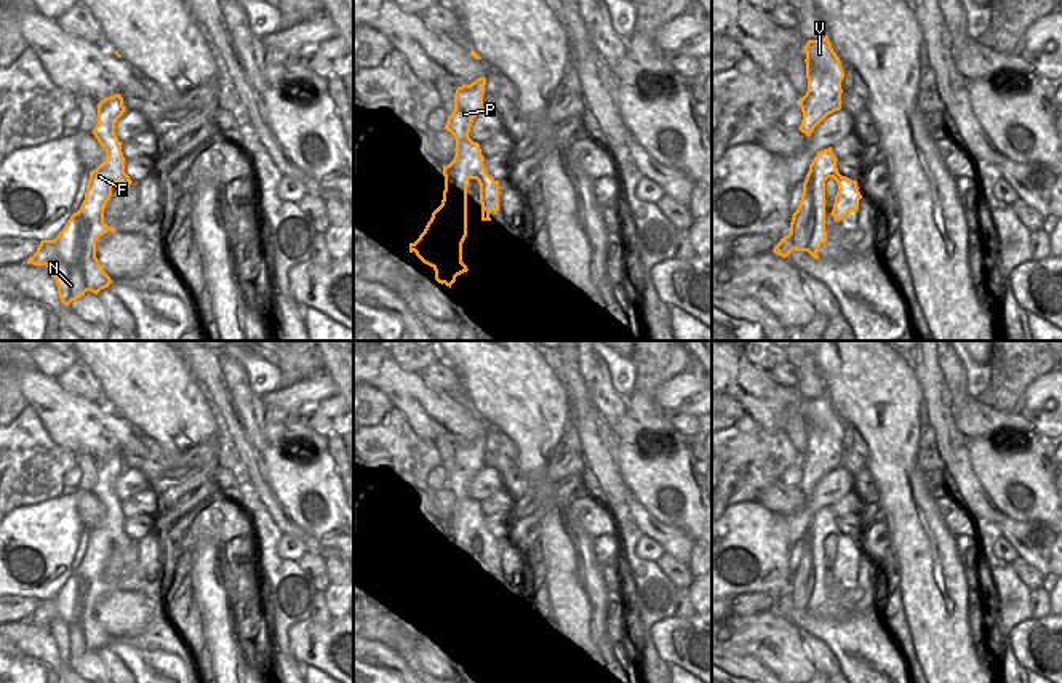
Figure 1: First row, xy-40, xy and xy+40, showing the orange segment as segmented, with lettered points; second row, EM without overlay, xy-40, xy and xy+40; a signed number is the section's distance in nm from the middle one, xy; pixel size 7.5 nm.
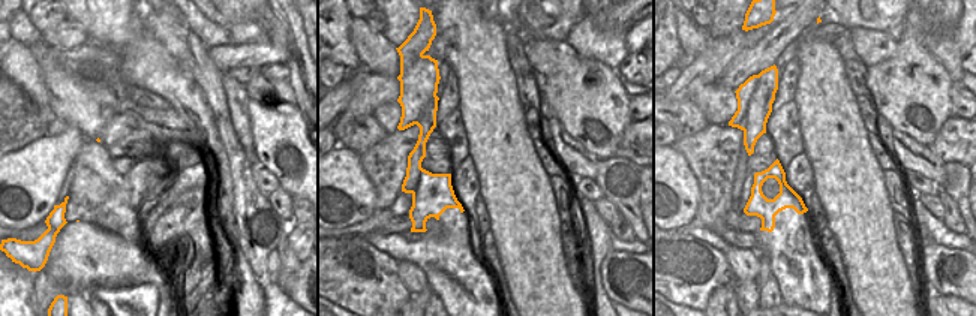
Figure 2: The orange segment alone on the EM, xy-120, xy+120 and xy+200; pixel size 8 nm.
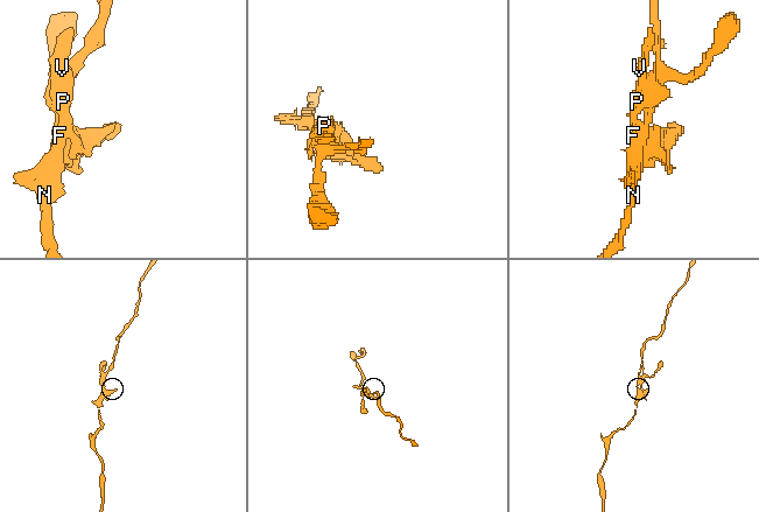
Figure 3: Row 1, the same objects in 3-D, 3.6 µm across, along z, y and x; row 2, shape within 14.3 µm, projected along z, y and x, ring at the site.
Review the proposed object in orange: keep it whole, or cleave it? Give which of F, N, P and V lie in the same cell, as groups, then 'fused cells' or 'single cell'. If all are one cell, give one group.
F P V / N; fused cells

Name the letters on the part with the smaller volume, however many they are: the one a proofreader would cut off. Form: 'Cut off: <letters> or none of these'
Cut off: F, P, V

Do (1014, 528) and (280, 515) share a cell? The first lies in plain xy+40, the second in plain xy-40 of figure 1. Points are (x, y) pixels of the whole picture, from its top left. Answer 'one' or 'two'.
one

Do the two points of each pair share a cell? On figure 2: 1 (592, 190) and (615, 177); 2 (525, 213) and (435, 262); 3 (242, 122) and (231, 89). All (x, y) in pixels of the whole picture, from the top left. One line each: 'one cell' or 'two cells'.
1: two cells
2: two cells
3: one cell

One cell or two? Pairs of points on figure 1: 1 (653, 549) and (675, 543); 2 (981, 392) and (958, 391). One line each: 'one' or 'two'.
1: two
2: two

